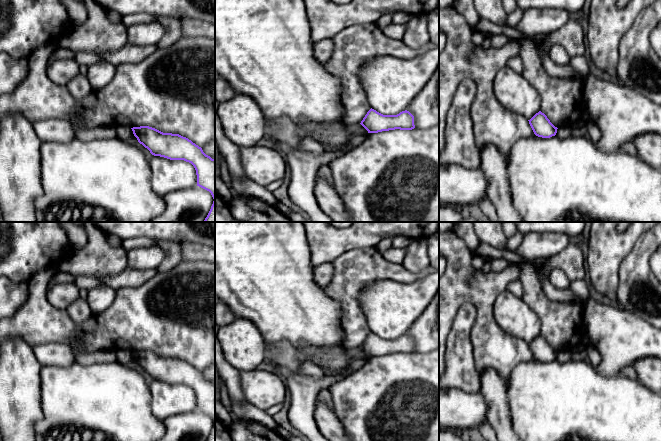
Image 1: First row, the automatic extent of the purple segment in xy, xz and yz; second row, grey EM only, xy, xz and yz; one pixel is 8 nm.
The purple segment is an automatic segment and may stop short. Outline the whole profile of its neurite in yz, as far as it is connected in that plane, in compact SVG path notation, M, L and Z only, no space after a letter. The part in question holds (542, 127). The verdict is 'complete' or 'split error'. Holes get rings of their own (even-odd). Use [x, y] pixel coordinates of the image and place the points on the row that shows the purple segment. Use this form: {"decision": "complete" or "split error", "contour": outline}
{"decision": "complete", "contour": "M539 111L536 113L529 121L529 124L534 132L534 134L538 137L542 138L550 138L555 136L557 133L557 127L555 127L547 116Z"}

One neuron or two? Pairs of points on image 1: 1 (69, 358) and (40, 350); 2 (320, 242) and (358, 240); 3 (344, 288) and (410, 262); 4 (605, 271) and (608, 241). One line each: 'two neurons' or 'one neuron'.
1: one neuron
2: one neuron
3: two neurons
4: one neuron

